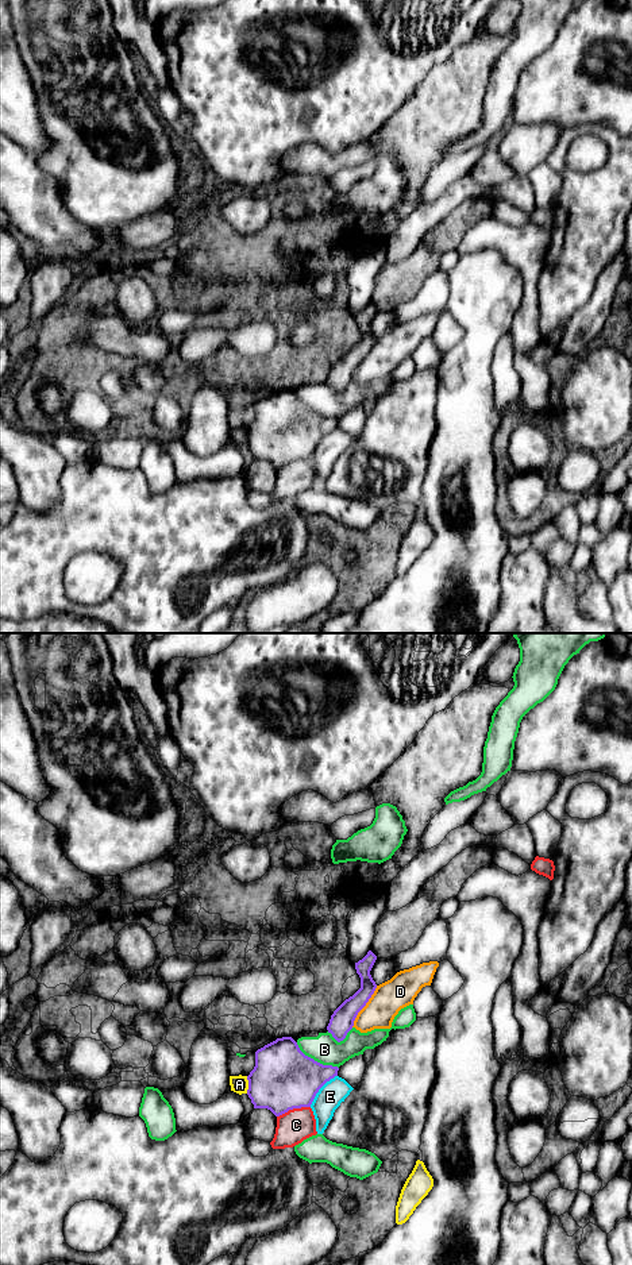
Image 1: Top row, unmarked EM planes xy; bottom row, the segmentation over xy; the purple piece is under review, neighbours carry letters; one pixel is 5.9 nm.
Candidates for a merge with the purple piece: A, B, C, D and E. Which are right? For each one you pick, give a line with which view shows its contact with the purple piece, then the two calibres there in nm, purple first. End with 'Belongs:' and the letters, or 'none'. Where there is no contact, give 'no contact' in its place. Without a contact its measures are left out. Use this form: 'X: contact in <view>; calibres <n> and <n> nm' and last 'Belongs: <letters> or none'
Belongs: none

